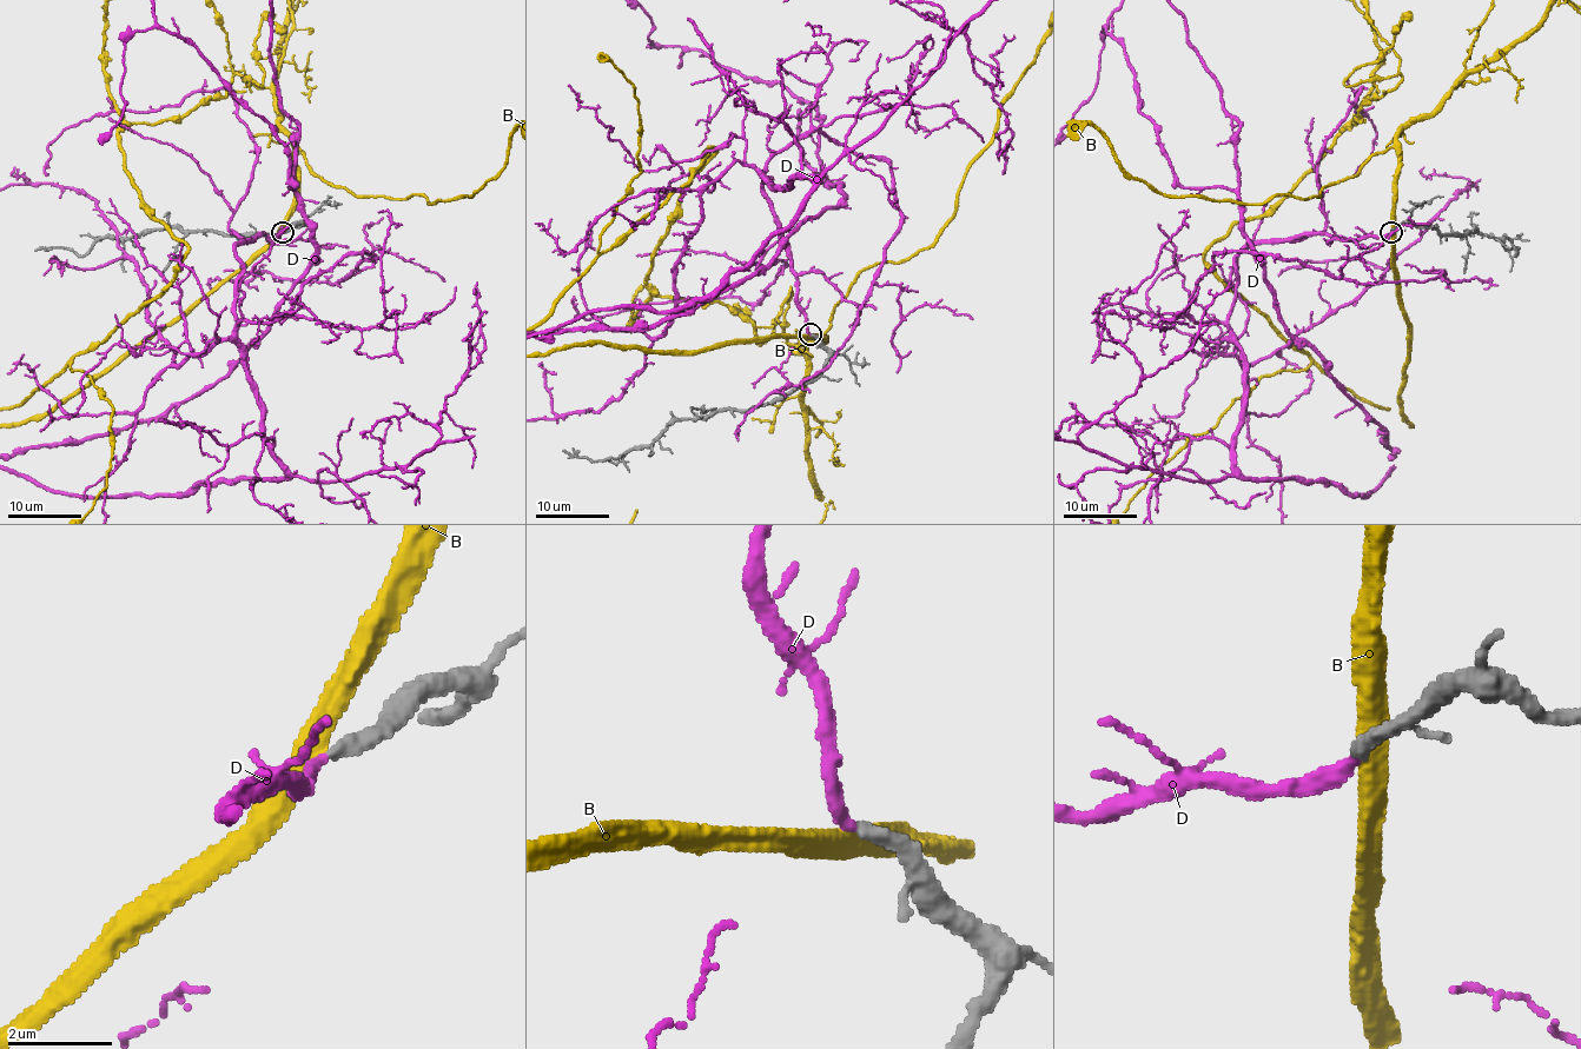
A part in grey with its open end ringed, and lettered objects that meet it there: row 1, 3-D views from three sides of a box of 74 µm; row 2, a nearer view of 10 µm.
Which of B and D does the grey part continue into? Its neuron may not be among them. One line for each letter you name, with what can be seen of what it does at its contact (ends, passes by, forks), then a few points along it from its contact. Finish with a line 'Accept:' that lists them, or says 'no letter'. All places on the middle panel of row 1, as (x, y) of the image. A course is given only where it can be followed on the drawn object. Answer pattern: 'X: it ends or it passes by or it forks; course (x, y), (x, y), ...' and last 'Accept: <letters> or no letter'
D: it ends
Accept: D

